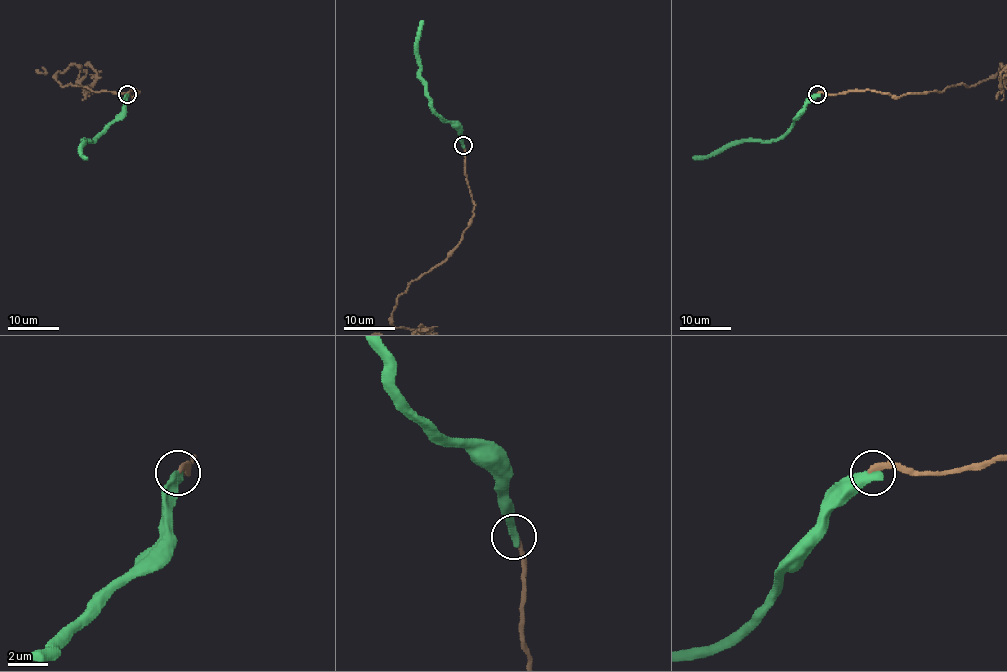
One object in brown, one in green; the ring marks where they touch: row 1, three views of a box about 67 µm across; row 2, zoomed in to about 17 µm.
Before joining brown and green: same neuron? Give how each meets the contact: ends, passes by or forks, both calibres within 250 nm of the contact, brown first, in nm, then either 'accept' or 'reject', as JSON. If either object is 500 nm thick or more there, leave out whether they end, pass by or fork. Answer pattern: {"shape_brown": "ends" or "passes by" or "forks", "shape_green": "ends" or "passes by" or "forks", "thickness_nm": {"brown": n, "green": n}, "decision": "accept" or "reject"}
{"shape_brown": "ends", "shape_green": "ends", "thickness_nm": {"brown": 260, "green": 480}, "decision": "reject"}

